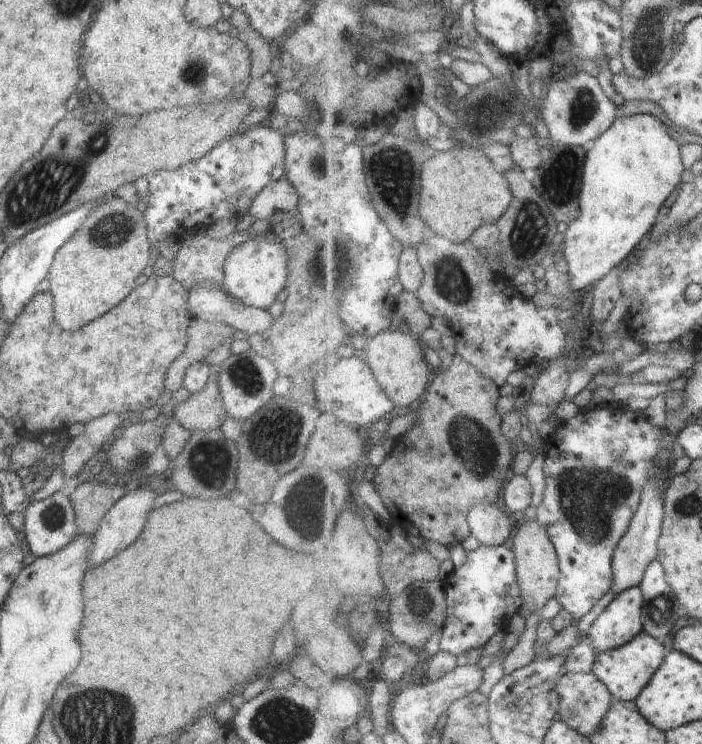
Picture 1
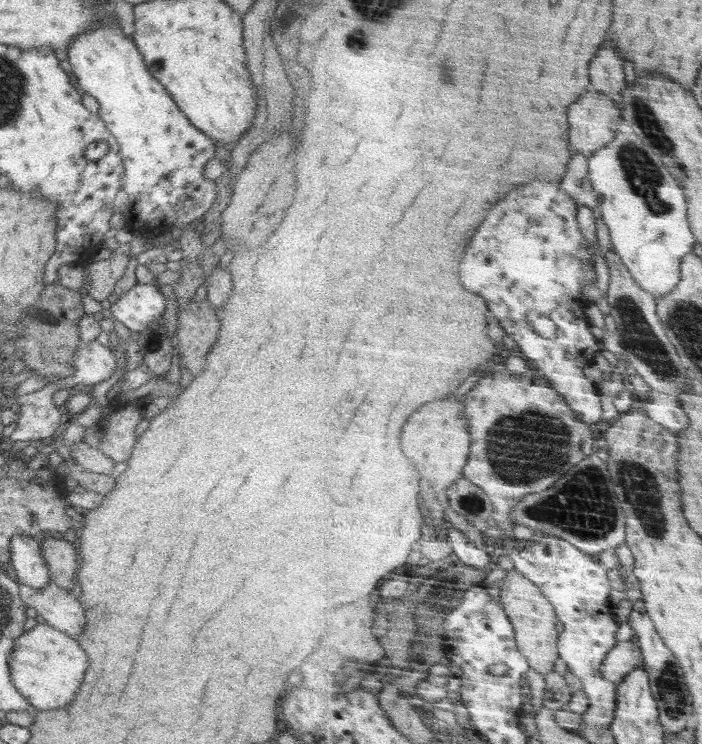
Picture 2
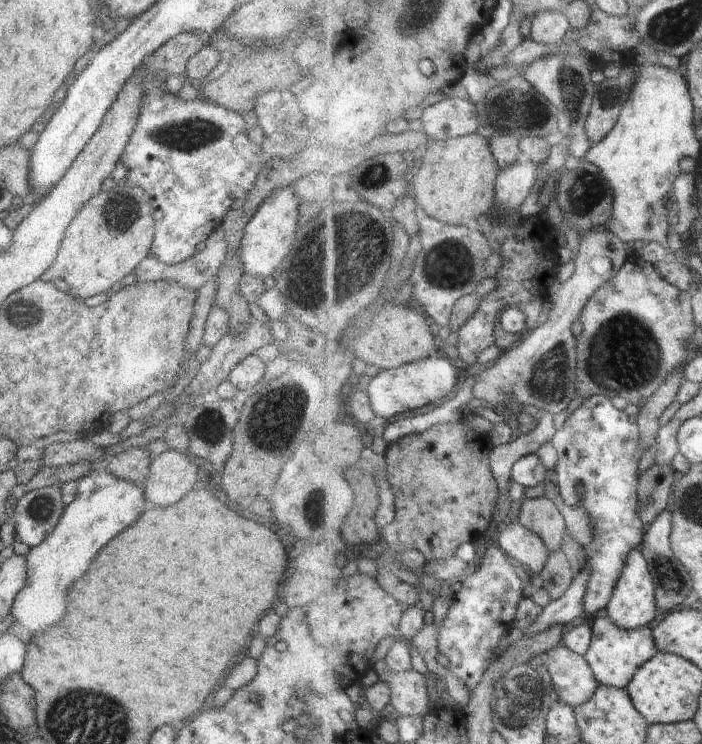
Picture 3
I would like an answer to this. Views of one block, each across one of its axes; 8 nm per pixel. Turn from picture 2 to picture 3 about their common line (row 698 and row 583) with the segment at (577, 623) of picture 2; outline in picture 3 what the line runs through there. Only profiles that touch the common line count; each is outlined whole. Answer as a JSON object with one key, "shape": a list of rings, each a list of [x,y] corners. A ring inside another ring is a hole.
{"shape":[[[596,395],[582,402],[551,442],[559,452],[555,470],[566,502],[571,506],[580,502],[578,484],[583,484],[581,502],[595,524],[595,540],[588,547],[593,575],[584,599],[584,610],[592,619],[609,607],[630,553],[642,547],[647,533],[646,524],[637,510],[641,483],[639,466],[646,450],[638,420],[632,422],[630,417],[624,410],[616,408],[610,397]]]}

